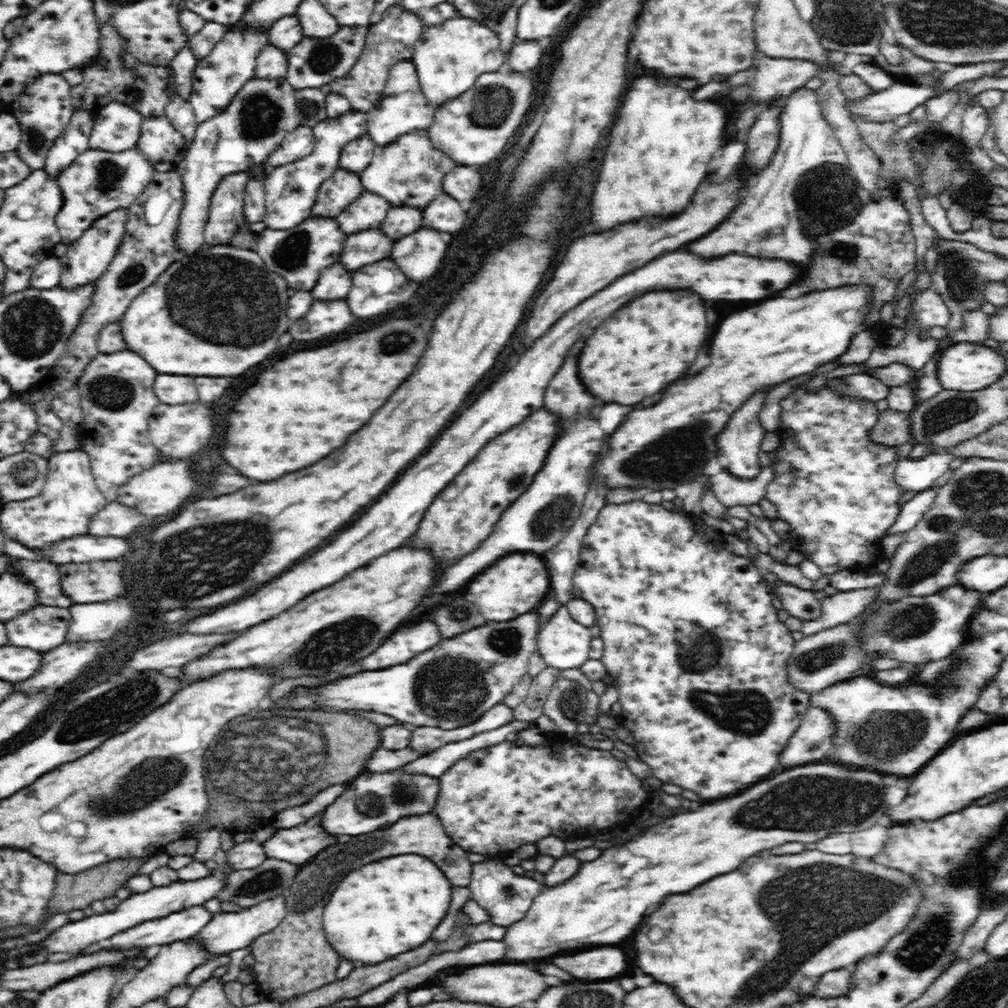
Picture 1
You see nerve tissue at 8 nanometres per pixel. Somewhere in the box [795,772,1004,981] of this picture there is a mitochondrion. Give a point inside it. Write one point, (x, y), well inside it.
(925, 946)

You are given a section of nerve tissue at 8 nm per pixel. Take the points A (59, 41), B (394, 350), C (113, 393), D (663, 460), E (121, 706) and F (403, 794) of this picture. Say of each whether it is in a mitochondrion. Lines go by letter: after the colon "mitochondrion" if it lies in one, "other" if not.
A: mitochondrion
B: mitochondrion
C: mitochondrion
D: mitochondrion
E: mitochondrion
F: mitochondrion

